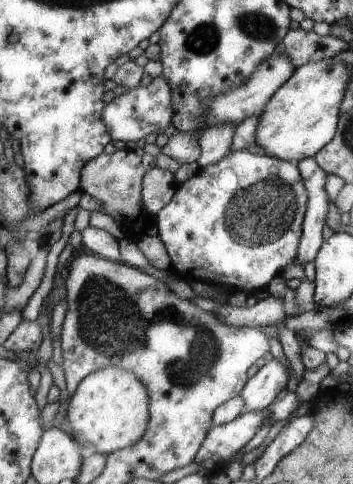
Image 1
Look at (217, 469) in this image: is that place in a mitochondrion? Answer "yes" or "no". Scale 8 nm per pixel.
no

